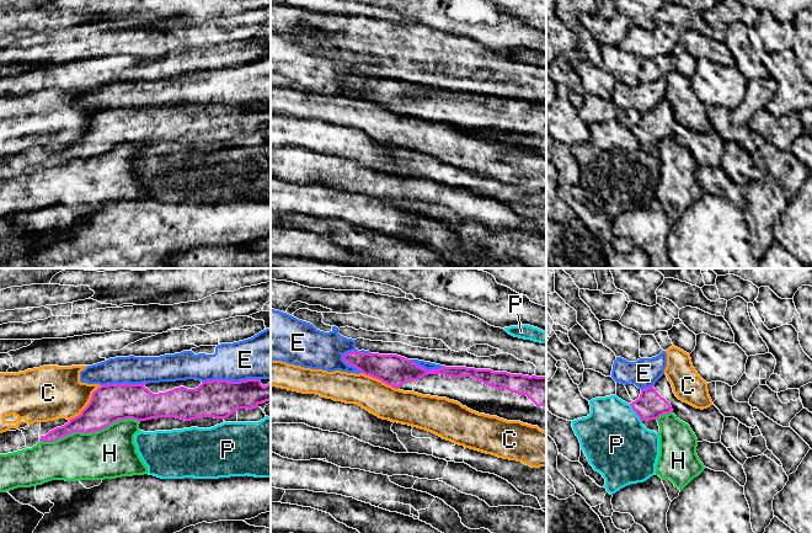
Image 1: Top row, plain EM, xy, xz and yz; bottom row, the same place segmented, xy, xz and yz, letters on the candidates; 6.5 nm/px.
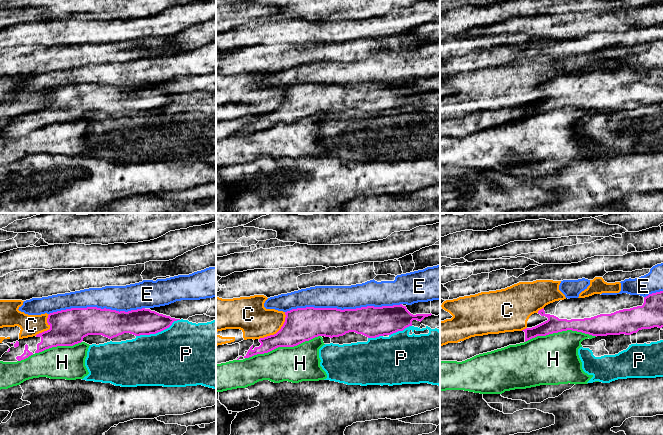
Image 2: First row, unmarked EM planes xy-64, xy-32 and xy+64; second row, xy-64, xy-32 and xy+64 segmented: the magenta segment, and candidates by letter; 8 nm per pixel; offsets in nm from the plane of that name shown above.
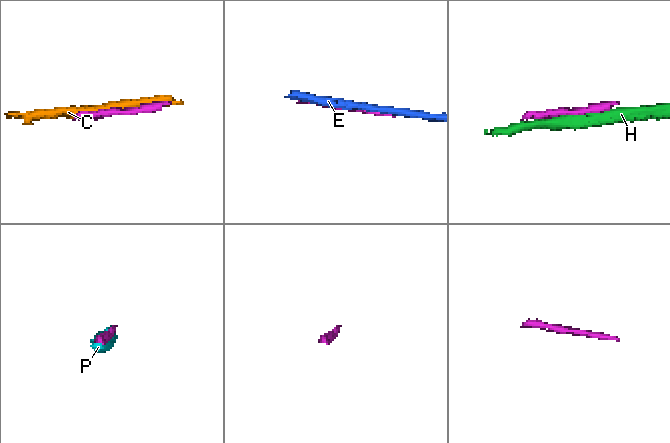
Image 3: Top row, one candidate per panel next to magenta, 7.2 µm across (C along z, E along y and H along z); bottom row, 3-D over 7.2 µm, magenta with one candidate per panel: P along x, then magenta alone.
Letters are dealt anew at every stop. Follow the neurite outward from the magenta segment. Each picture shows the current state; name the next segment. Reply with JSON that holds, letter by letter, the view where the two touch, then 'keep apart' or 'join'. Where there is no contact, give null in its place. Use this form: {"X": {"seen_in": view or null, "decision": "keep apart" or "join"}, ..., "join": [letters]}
{"C": {"seen_in": "xy", "decision": "keep apart"}, "E": {"seen_in": "xy", "decision": "keep apart"}, "H": {"seen_in": "xy", "decision": "keep apart"}, "P": {"seen_in": "yz", "decision": "keep apart"}, "join": []}

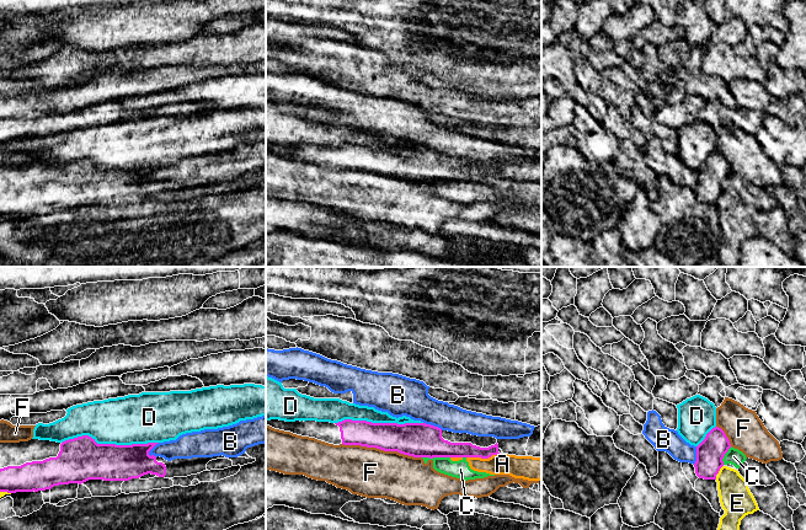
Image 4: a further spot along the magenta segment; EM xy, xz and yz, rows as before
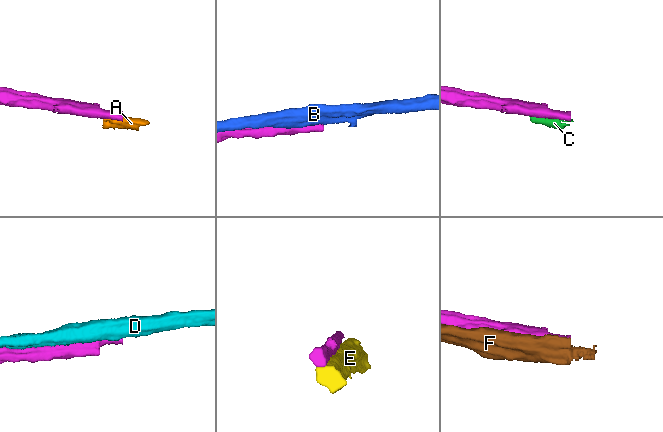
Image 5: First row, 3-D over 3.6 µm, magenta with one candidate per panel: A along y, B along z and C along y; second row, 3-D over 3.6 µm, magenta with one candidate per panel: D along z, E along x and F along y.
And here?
{"A": {"seen_in": "xz", "decision": "keep apart"}, "B": {"seen_in": "xy", "decision": "keep apart"}, "C": {"seen_in": "xz", "decision": "keep apart"}, "D": {"seen_in": "xy", "decision": "keep apart"}, "E": {"seen_in": "yz", "decision": "keep apart"}, "F": {"seen_in": "xz", "decision": "keep apart"}, "join": []}

